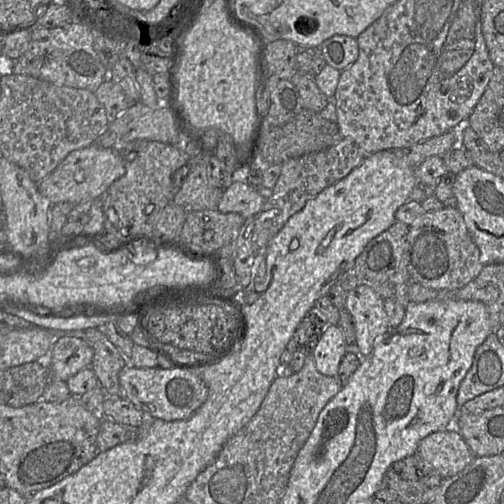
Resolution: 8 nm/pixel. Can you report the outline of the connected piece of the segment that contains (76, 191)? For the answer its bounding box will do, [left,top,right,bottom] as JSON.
[38,144,125,205]

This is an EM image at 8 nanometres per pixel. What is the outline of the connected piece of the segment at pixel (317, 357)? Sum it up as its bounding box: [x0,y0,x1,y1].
[312,325,346,376]

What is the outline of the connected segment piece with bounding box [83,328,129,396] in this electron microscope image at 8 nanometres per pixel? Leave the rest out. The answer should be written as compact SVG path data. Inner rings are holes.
M88 328L83 338L93 349L91 368L107 396L122 396L118 375L129 365L128 359L98 328Z

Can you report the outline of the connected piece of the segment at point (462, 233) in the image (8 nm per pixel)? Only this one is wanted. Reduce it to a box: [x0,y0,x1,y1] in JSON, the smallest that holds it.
[405,207,483,290]

